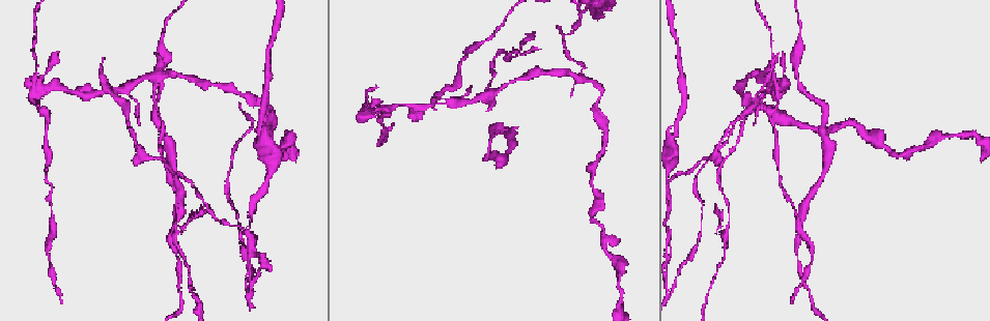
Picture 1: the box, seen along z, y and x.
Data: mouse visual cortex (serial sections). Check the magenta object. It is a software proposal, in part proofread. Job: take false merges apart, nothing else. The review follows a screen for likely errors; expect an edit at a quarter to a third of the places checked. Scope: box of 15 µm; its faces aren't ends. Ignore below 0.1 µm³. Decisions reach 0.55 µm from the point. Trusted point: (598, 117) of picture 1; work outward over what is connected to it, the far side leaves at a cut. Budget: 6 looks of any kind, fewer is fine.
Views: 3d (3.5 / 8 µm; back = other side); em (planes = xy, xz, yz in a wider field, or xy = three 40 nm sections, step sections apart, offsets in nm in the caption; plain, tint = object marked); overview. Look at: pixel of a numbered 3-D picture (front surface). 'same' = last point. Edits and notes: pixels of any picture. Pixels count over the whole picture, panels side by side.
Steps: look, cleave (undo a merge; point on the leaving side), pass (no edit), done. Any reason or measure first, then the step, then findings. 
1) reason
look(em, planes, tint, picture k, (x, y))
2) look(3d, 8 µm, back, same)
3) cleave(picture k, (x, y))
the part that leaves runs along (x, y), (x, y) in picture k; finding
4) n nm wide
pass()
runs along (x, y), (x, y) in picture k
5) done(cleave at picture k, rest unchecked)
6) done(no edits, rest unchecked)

abrupt turn
look(3d, 3.5 µm, picture 1, (888, 151))

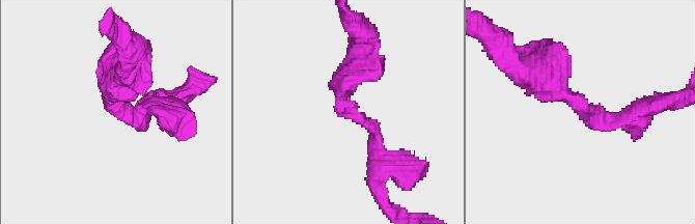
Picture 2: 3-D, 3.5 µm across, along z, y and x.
arms of 150, 350 nm; shape alone is not enough
look(em, xy, step 3, tint, picture 2, (583, 106))

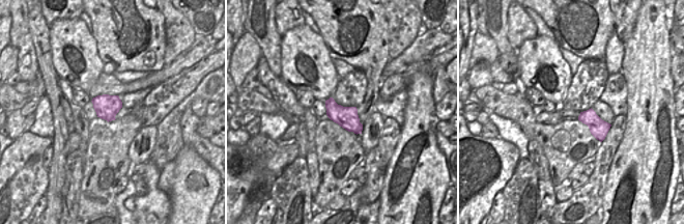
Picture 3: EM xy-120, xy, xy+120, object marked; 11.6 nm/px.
look(em, xy, step 2, tint, same)

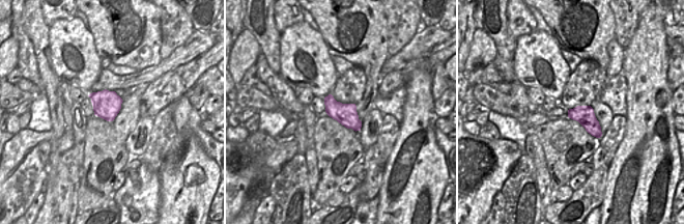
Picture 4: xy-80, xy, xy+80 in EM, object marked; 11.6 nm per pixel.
pass()
runs along (533, 73), (602, 117), (639, 108) in picture 2; one cell here

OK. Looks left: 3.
sharp bend
look(3d, 3.5 µm, picture 1, (269, 108))

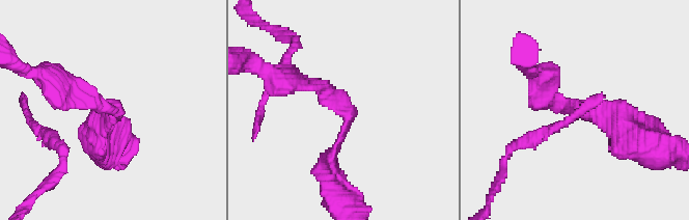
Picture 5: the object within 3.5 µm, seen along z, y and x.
arms of 200, 250 nm; need the tissue
look(em, xy, step 2, tint, picture 5, (111, 106))

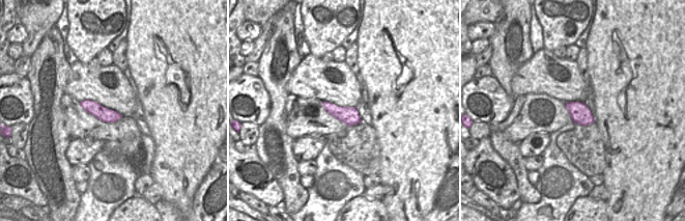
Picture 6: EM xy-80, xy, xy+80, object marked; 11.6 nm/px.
look(em, planes, tint, same)

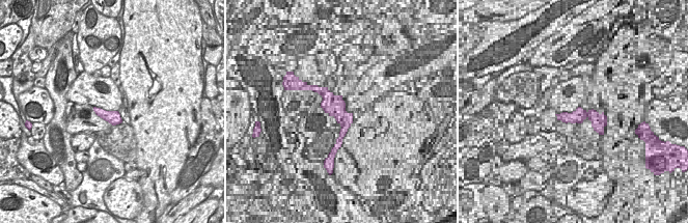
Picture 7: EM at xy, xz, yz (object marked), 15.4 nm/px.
pass()
runs along (628, 127), (565, 107), (546, 85) in picture 5; one cell here

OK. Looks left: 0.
done(no edits, rest unchecked)

